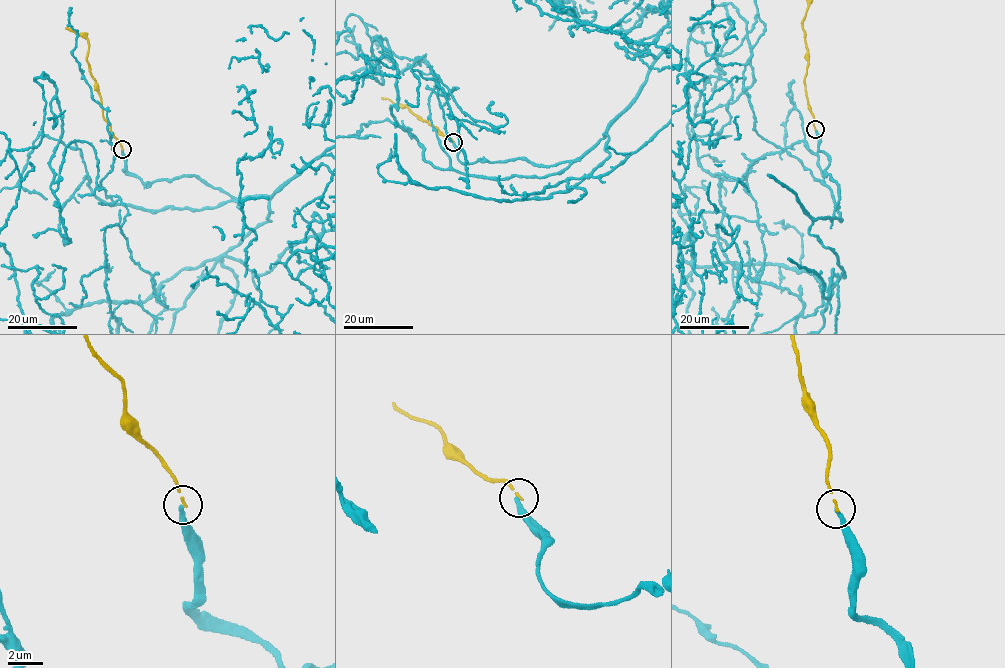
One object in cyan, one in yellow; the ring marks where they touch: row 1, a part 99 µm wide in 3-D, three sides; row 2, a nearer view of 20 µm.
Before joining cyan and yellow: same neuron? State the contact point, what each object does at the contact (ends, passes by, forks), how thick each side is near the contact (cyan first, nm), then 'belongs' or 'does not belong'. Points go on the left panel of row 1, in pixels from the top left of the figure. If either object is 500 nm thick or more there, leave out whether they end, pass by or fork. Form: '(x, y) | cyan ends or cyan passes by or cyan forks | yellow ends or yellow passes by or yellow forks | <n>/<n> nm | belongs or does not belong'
(122, 149) | cyan ends | yellow ends | 280/120 nm | does not belong

